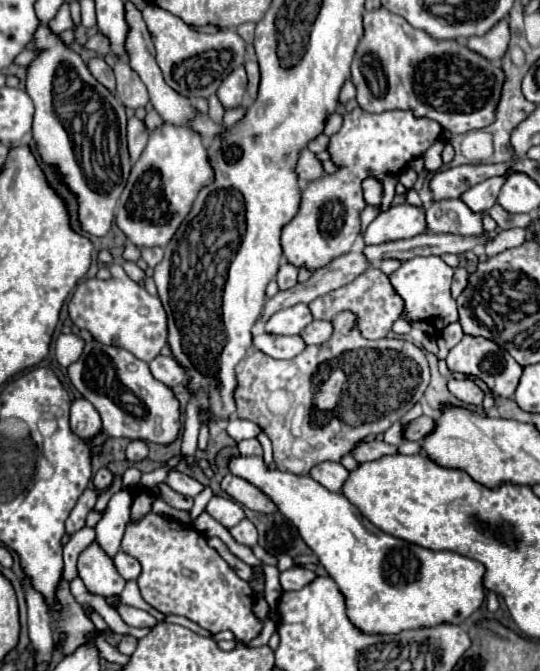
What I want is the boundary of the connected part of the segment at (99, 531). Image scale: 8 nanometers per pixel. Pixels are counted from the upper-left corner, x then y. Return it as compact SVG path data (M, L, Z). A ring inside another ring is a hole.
M118 491L116 497L110 497L106 509L102 511L102 519L94 527L98 545L110 557L120 551L120 541L124 537L128 521L132 519L130 517L130 507L132 507L130 493L128 491Z

